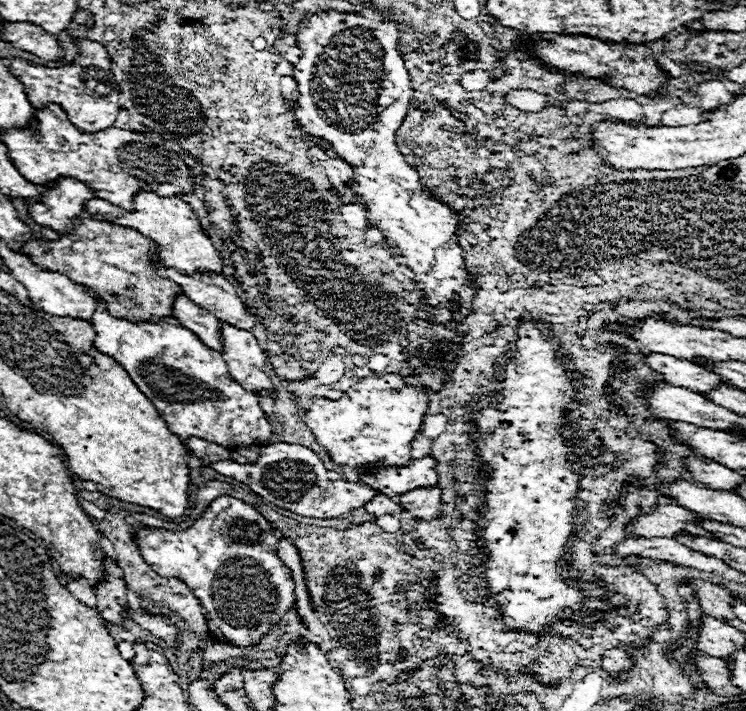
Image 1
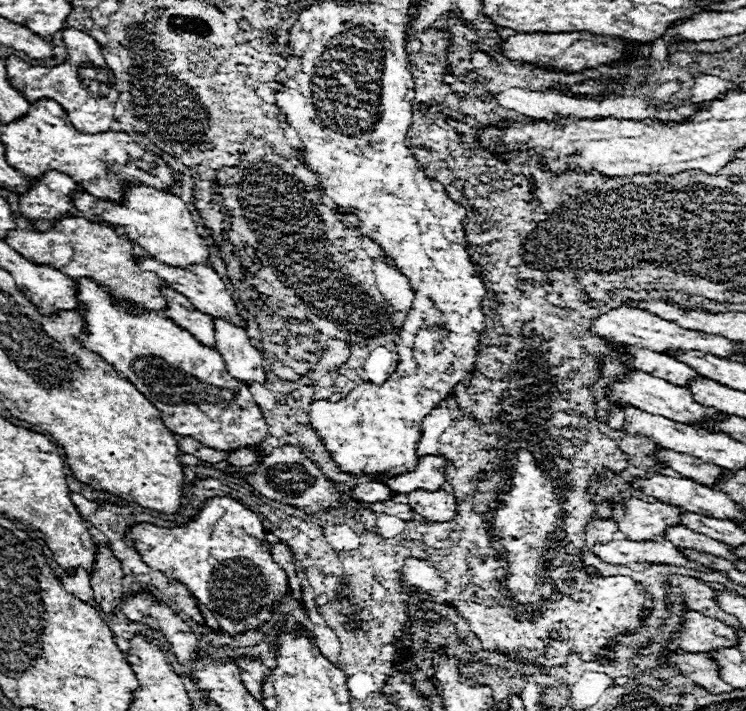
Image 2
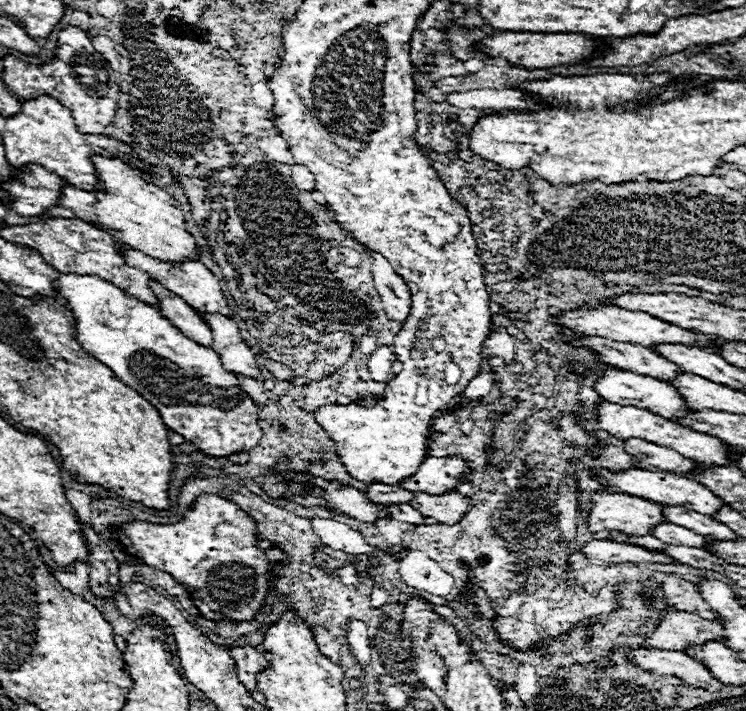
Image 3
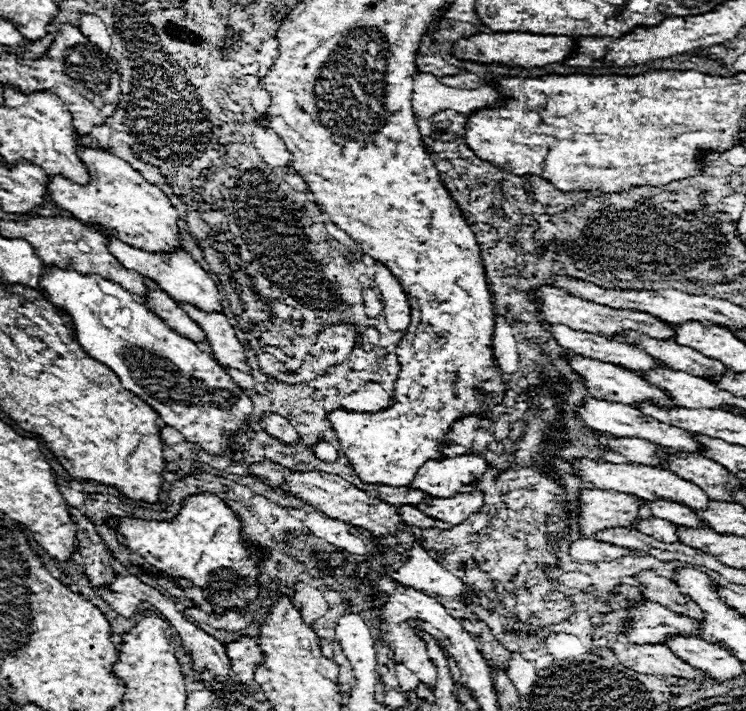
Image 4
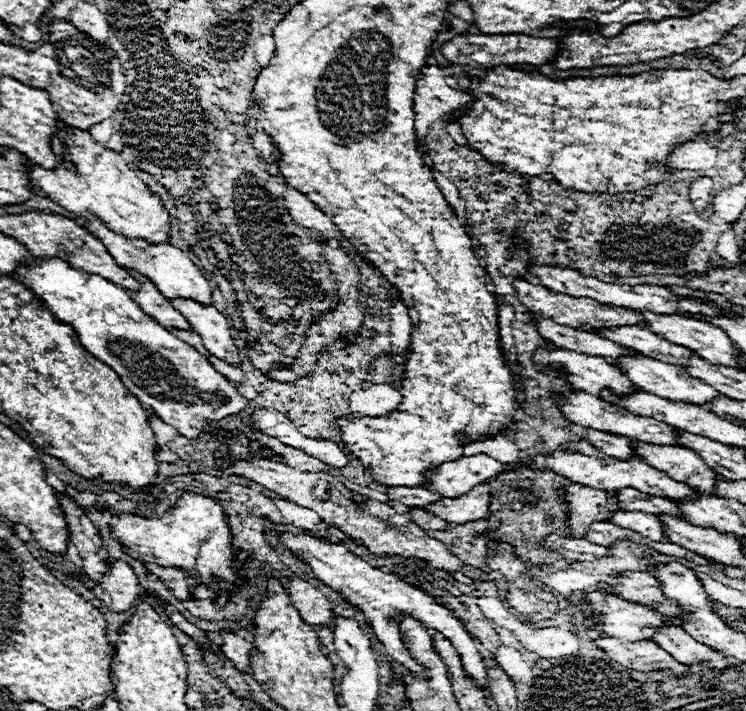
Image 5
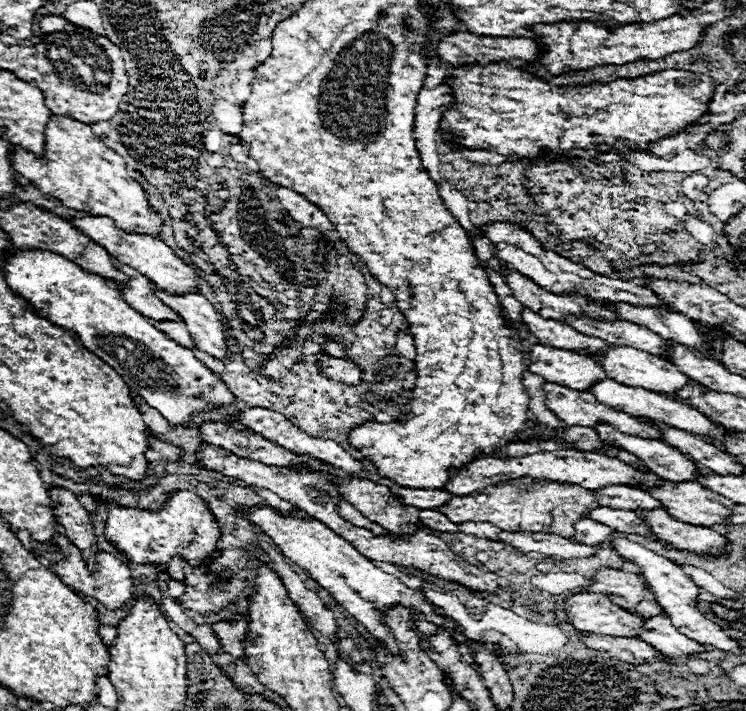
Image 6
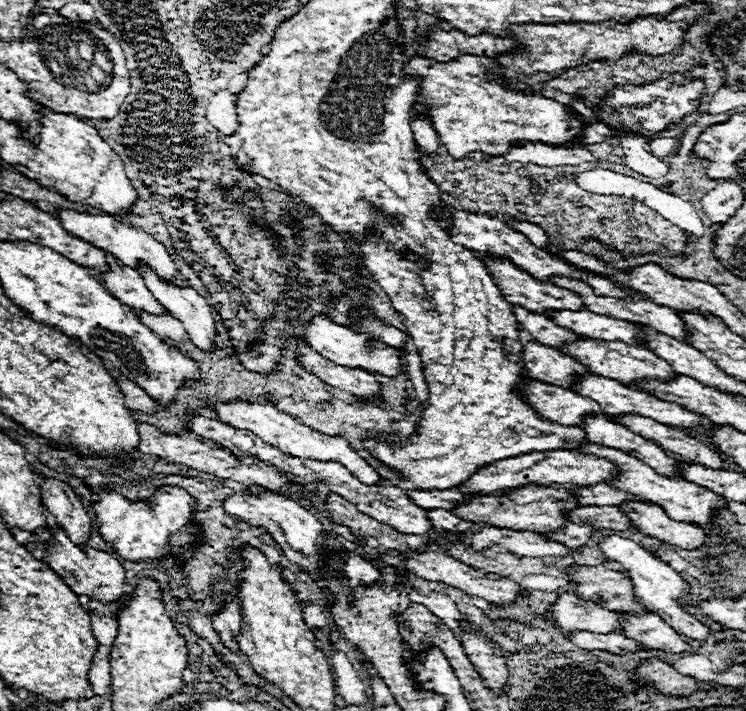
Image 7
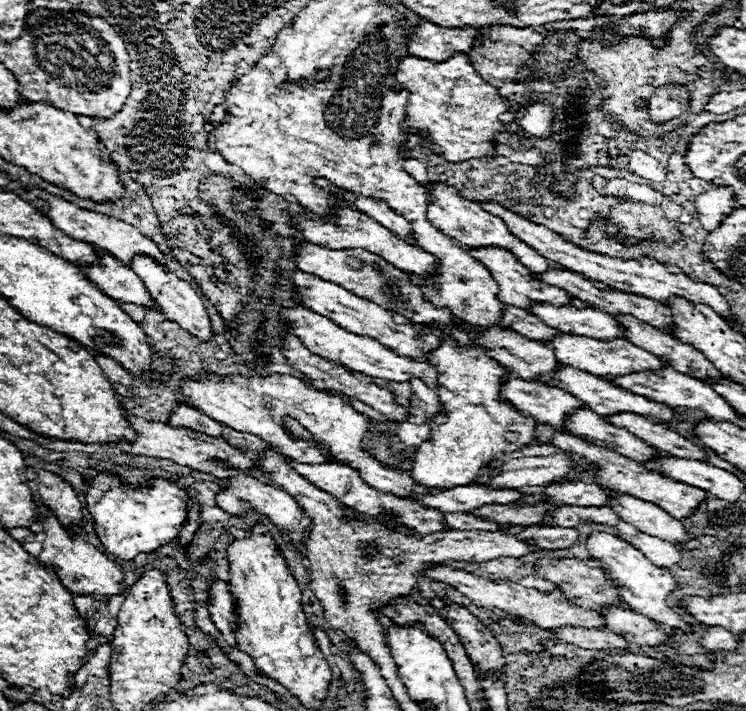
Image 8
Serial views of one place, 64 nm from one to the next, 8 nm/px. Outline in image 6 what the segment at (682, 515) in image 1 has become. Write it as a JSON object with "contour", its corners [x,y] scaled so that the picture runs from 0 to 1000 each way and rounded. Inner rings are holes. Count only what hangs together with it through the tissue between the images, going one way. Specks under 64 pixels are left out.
{"contour":[[[718,681],[718,684],[660,684],[646,686],[643,692],[633,692],[627,698],[609,698],[601,703],[601,709],[592,709],[587,720],[595,720],[609,737],[619,734],[660,734],[673,745],[710,745],[724,748],[732,743],[732,748],[745,748],[756,757],[764,757],[767,748],[772,748],[769,737],[783,729],[783,720],[791,720],[791,714],[804,712],[799,703],[796,689],[786,689],[772,681]]]}

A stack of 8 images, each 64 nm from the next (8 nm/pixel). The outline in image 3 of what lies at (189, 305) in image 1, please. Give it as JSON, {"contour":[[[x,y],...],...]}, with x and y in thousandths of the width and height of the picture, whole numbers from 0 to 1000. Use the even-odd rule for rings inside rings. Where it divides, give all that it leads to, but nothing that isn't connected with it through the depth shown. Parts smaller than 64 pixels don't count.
{"contour":[[[206,394],[201,397],[201,405],[209,416],[214,416],[214,442],[220,447],[231,450],[231,456],[236,456],[236,461],[241,461],[241,467],[247,467],[247,473],[252,473],[255,478],[284,487],[284,464],[279,461],[279,456],[273,456],[273,450],[268,450],[268,442],[257,430],[252,430],[247,422],[241,422],[241,416],[225,411],[225,405]]]}

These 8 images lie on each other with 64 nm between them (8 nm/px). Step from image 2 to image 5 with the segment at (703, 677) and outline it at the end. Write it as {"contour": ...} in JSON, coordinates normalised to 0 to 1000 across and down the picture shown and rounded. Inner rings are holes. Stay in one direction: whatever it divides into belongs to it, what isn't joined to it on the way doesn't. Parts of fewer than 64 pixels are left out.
{"contour":[[[799,897],[799,909],[818,920],[820,928],[855,945],[901,942],[909,951],[922,948],[922,937],[906,931],[877,903],[834,903],[828,897]]]}

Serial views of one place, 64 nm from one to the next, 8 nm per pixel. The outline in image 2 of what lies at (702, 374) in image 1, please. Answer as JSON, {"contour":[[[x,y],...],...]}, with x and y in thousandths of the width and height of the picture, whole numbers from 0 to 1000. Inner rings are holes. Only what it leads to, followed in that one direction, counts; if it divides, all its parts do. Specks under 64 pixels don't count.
{"contour":[[[845,487],[842,501],[845,501],[842,515],[874,529],[885,529],[887,534],[895,534],[898,540],[922,543],[928,534],[933,534],[933,529],[938,529],[930,518],[922,518],[922,512],[912,506],[901,506],[901,501],[895,498],[882,498],[866,489]]]}

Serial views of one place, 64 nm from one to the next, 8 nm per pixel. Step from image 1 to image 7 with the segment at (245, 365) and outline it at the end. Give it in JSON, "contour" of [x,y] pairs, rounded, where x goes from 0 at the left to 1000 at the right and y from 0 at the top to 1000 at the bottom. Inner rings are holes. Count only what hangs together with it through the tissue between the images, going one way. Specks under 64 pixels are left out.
{"contour":[[[201,377],[196,380],[188,380],[188,385],[193,388],[193,397],[198,399],[198,408],[204,411],[204,416],[209,416],[209,422],[214,422],[214,428],[236,447],[247,456],[255,478],[260,487],[265,487],[268,492],[273,495],[282,495],[282,492],[290,492],[290,481],[287,475],[292,473],[290,470],[290,450],[287,450],[287,439],[284,439],[284,430],[276,425],[276,419],[271,419],[260,405],[255,402],[236,402],[236,399],[225,399],[220,394],[214,394]]]}

